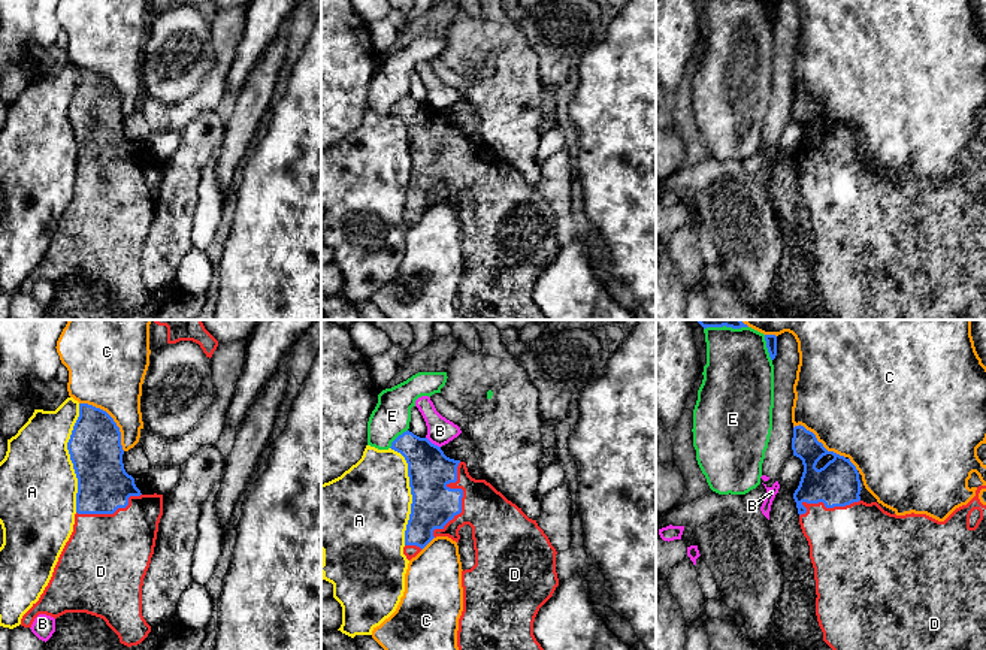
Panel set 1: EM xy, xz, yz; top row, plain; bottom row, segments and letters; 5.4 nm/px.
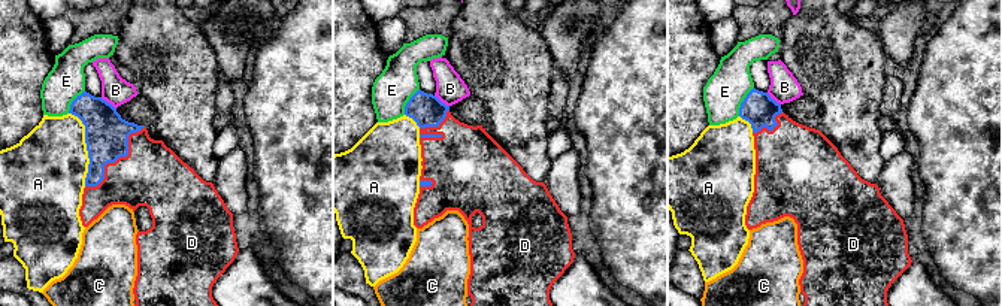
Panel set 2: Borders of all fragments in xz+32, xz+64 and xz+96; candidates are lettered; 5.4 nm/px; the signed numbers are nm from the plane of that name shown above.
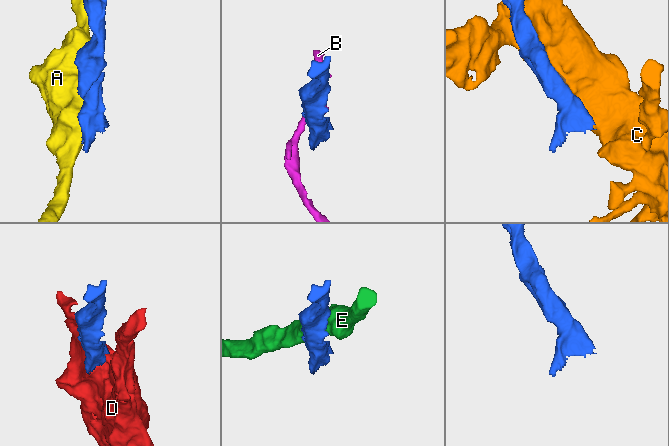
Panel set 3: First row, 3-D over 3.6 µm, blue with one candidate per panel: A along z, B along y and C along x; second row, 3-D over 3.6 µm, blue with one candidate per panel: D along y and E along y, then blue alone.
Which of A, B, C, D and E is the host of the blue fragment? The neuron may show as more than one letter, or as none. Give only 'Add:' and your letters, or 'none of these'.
Add: D

